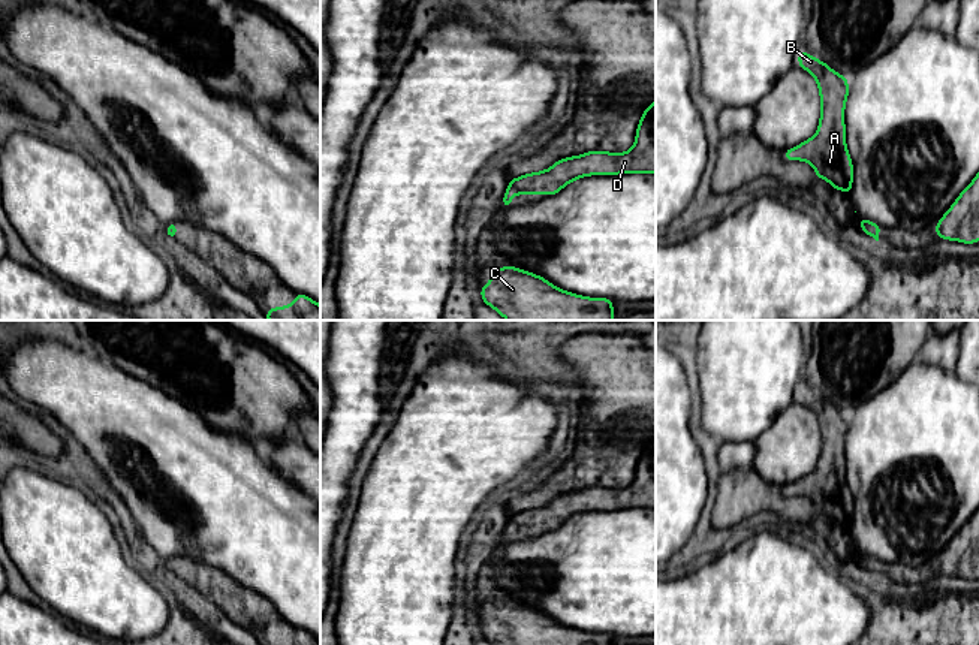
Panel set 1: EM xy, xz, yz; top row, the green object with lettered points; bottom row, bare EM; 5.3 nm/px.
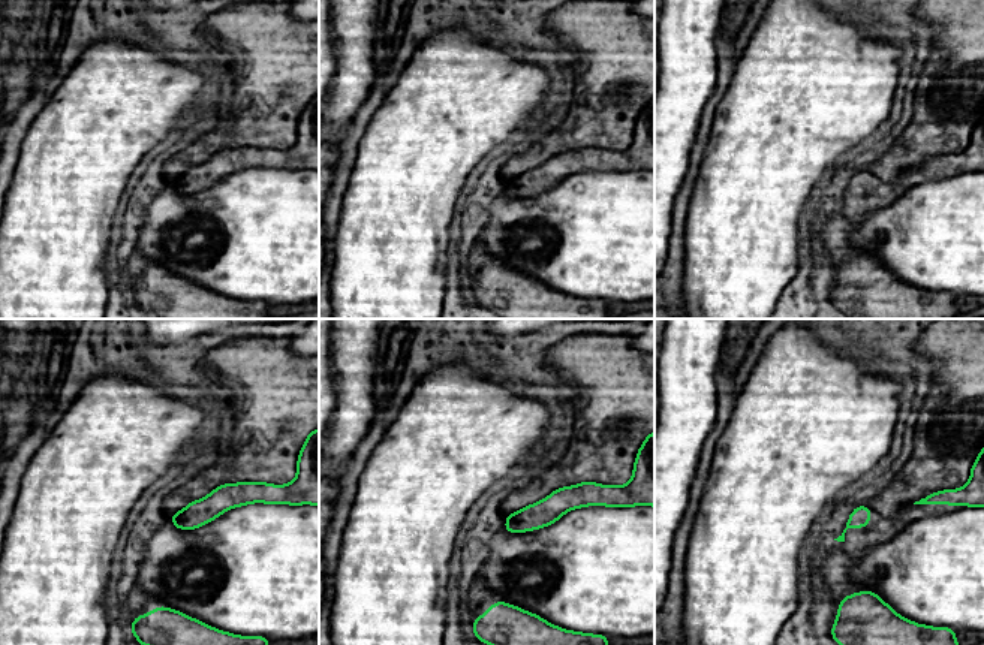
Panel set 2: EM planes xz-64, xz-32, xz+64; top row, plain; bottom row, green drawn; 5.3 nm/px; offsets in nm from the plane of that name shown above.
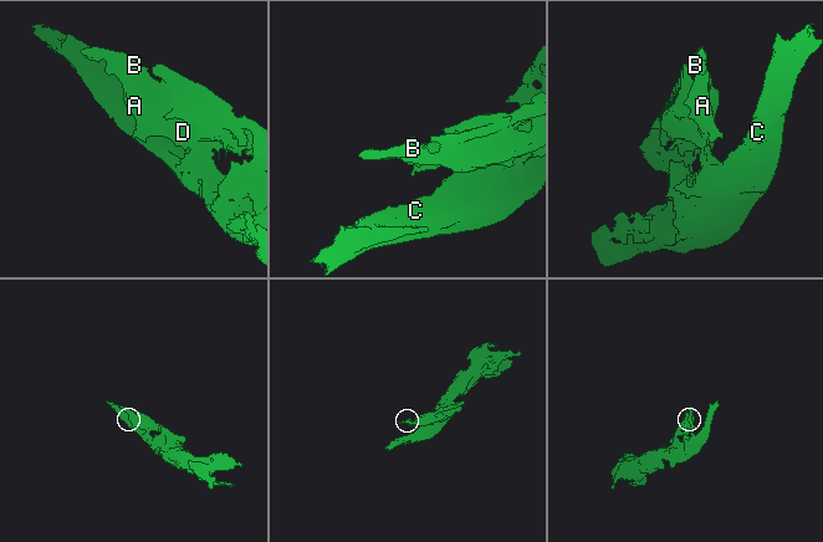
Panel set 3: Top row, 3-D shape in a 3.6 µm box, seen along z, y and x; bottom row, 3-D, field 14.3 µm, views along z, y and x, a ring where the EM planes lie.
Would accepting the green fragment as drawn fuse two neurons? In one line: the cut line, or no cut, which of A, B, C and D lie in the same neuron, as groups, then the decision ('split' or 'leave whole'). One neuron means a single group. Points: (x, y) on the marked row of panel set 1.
cut none; groups A B C D; leave whole

